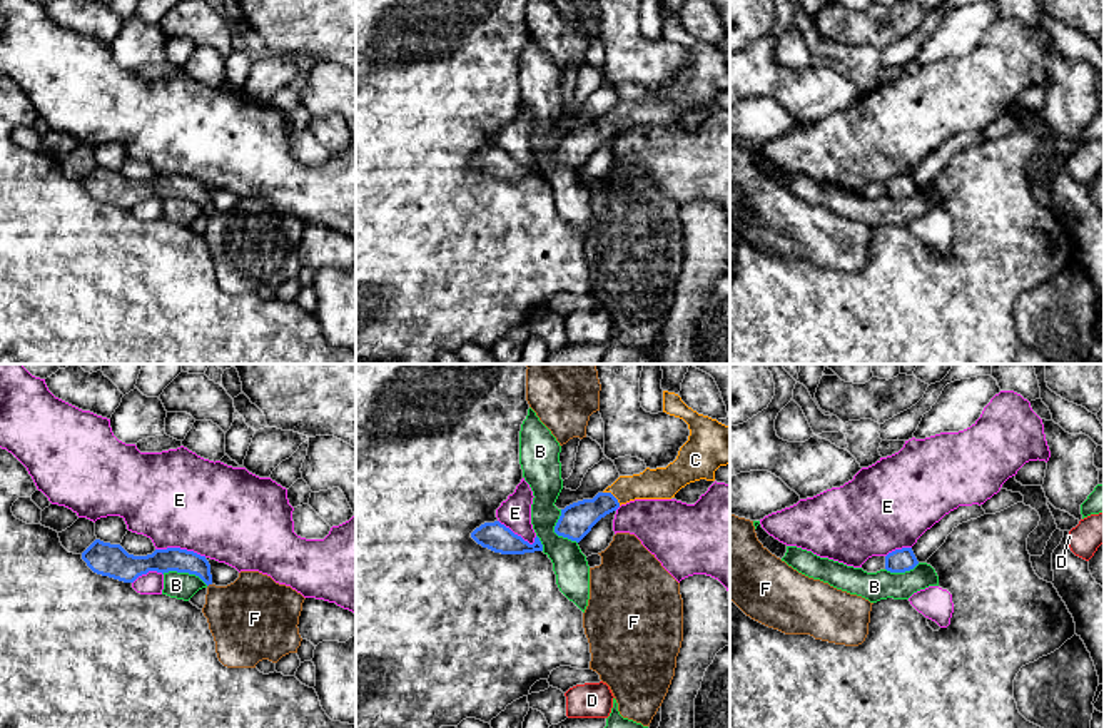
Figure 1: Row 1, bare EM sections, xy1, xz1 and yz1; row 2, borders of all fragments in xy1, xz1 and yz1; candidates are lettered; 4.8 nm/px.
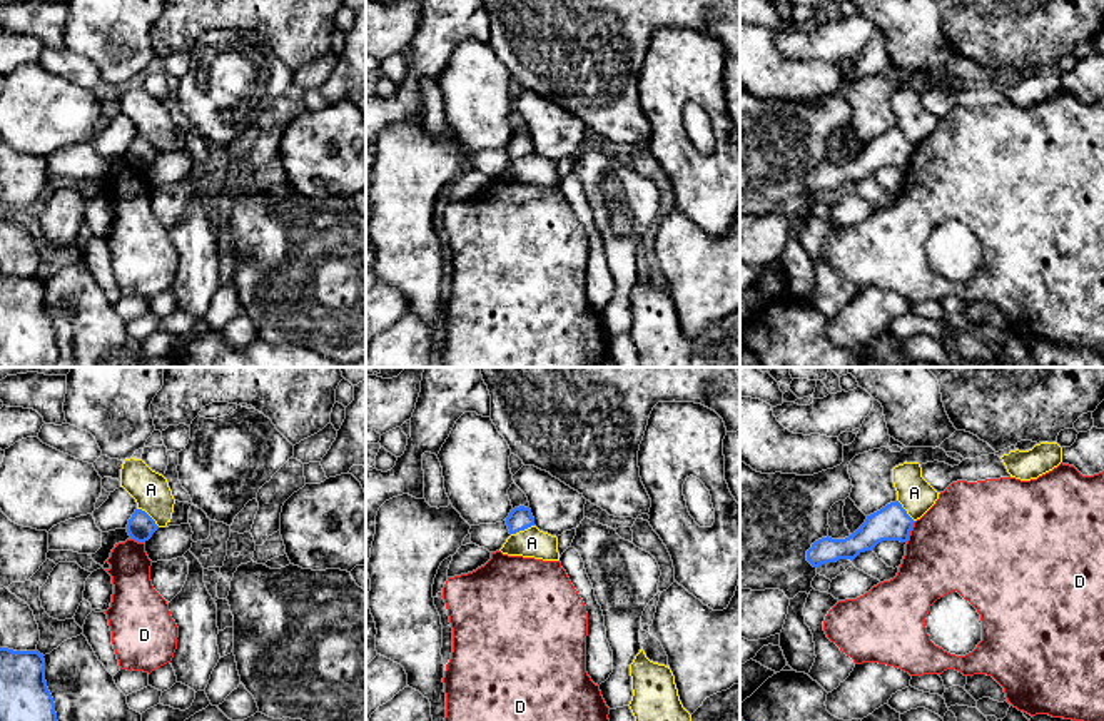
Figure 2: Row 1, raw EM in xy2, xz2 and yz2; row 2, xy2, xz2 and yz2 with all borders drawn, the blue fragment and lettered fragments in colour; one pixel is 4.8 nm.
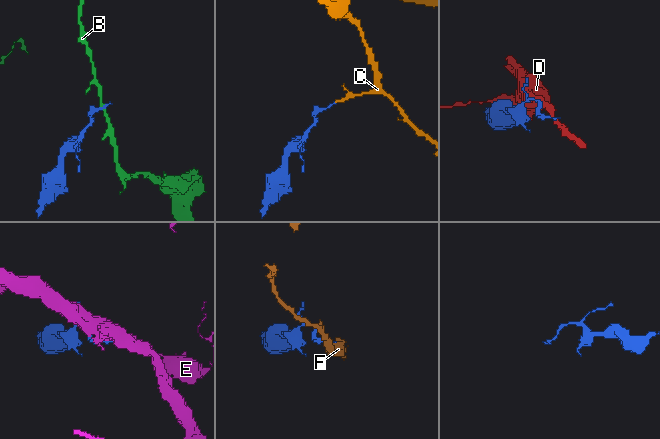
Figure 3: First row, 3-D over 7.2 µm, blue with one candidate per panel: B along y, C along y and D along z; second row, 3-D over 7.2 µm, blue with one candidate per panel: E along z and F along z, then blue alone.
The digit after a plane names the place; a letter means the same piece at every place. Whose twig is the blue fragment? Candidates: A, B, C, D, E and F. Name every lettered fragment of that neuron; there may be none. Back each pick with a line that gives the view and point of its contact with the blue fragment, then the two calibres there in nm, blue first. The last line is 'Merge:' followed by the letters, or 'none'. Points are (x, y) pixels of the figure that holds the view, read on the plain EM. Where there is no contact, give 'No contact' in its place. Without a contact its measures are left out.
C: Touches blue at xz1 (613, 122). Thickness 160 nm (blue) against 160 nm
Merge: C

